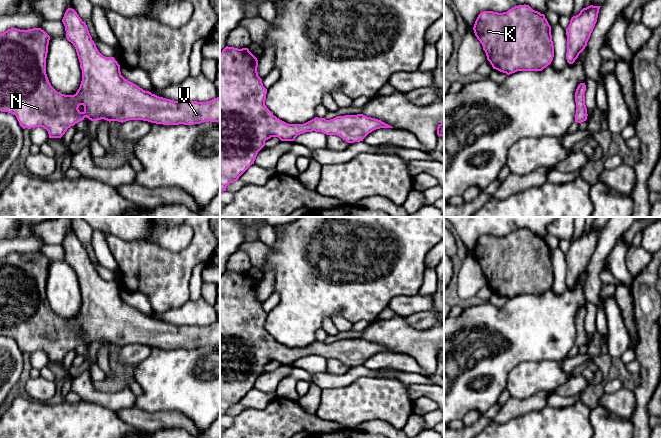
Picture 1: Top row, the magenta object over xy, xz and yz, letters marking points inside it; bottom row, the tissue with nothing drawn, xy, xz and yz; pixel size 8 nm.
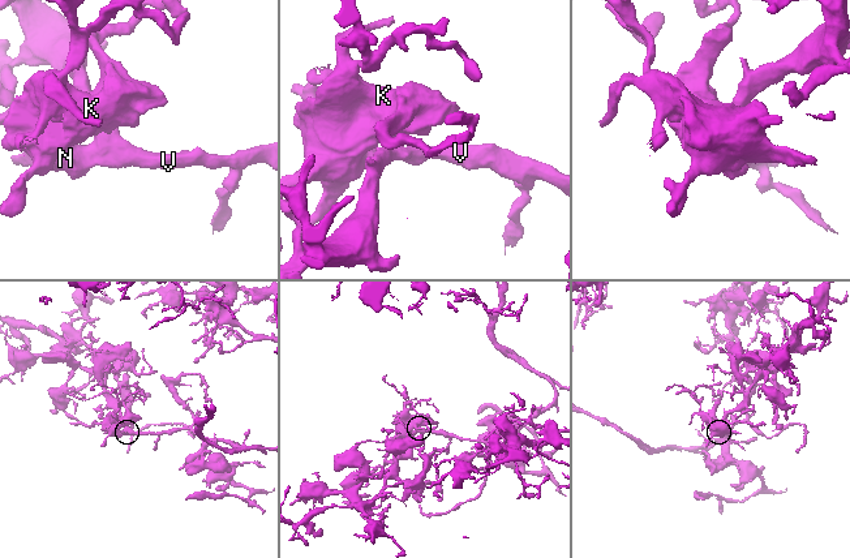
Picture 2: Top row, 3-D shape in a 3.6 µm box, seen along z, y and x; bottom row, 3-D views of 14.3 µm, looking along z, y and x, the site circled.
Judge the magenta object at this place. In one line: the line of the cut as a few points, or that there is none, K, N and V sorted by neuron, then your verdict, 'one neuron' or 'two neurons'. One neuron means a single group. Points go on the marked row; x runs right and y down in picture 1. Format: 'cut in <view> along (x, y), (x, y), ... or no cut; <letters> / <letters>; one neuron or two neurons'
no cut; K N V; one neuron

